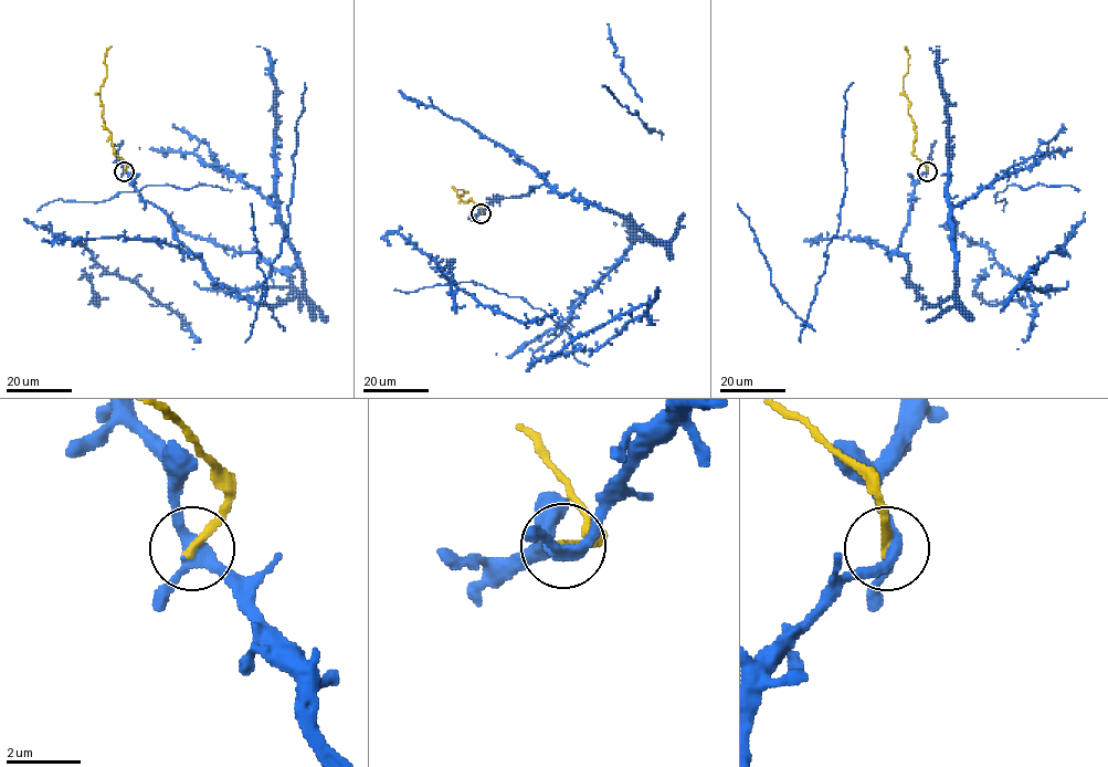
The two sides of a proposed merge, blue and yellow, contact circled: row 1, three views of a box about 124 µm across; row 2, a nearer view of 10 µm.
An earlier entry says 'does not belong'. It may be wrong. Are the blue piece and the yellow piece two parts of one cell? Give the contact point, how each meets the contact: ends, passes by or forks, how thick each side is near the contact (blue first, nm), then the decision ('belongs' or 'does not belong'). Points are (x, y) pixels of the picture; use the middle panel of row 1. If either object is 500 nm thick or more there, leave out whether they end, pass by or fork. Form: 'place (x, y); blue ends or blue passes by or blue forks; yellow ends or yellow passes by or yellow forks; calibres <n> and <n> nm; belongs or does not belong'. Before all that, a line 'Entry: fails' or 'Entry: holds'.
Entry: holds
place (481, 213); blue forks; yellow ends; calibres 300 and 240 nm; does not belong

